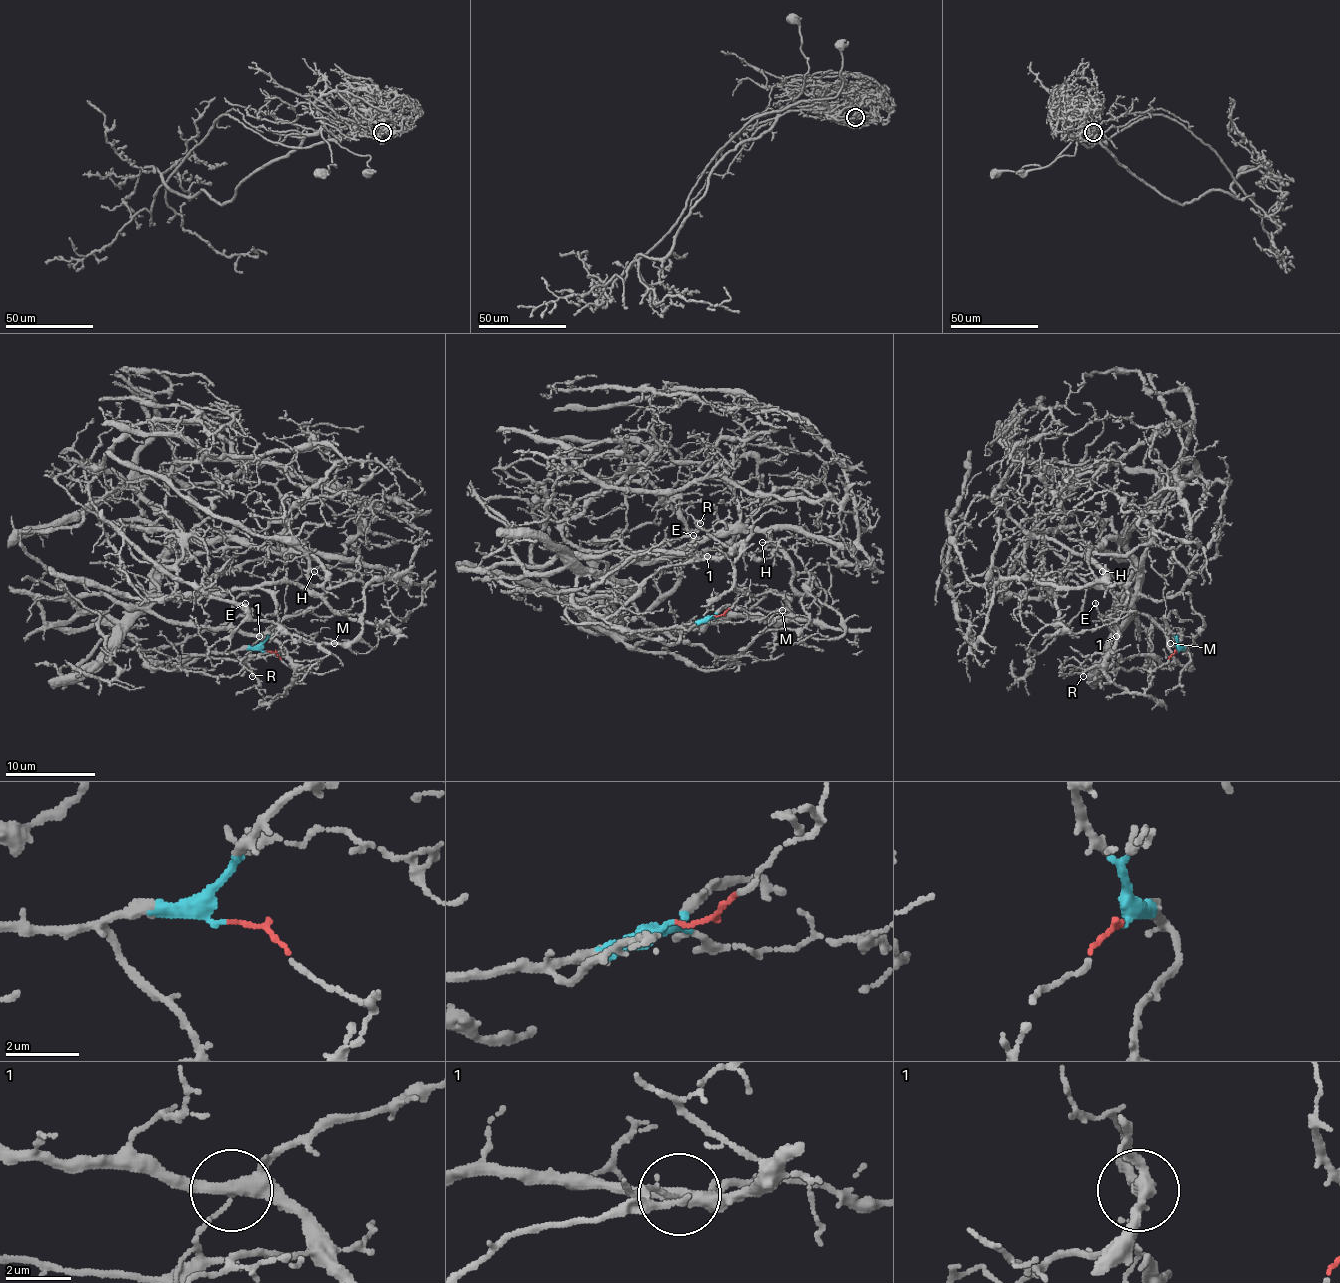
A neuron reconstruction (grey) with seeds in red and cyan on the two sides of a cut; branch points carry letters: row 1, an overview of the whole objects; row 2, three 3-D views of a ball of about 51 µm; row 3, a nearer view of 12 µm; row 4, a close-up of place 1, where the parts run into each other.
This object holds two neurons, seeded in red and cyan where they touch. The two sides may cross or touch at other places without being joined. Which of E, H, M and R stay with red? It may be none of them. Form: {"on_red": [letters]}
{"on_red": ["E", "H", "R"]}

